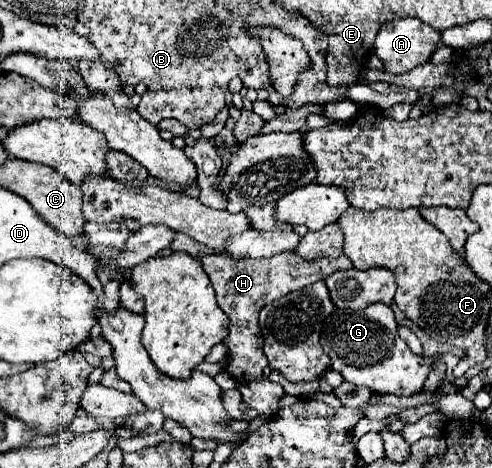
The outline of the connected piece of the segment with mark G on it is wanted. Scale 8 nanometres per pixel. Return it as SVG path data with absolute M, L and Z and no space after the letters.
M370 304L356 312L334 310L326 318L320 342L324 352L330 356L332 368L344 376L344 380L356 386L368 386L372 392L412 396L422 390L422 384L430 372L432 360L410 352L406 342L398 336L398 324L394 312L386 304Z

